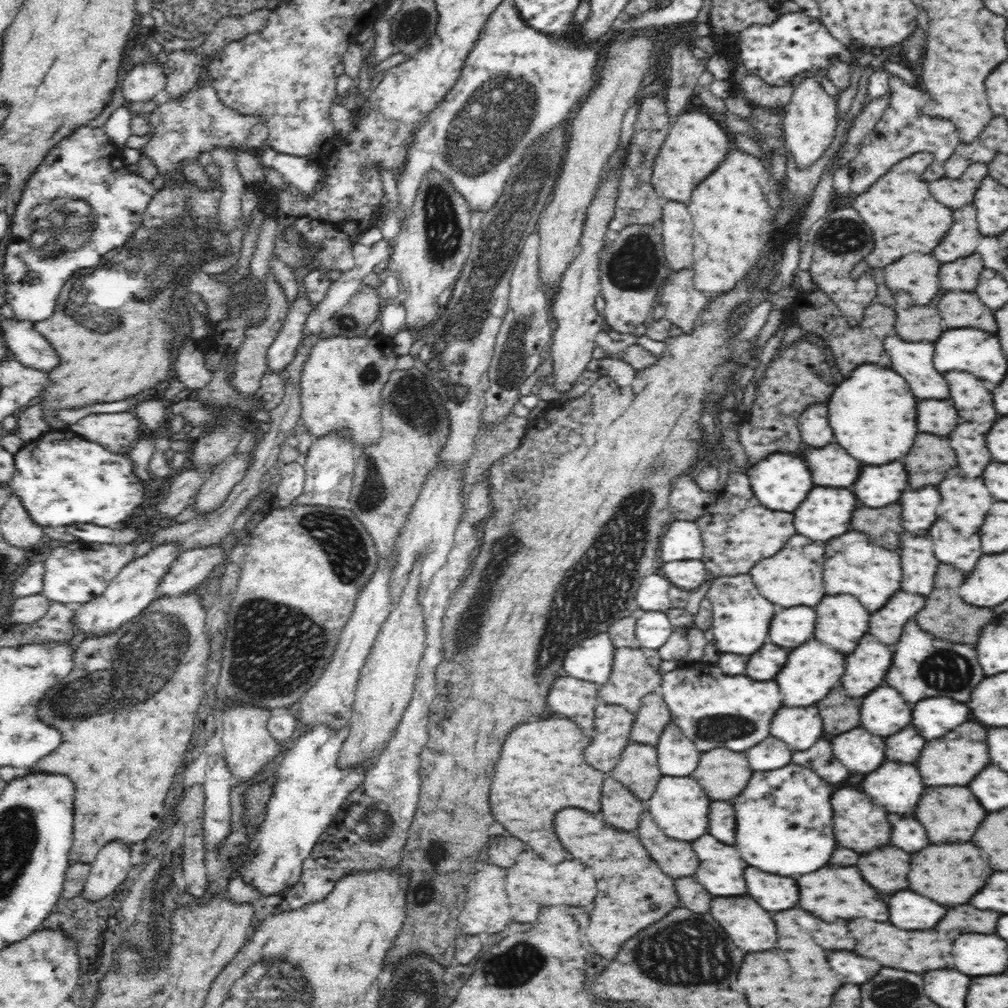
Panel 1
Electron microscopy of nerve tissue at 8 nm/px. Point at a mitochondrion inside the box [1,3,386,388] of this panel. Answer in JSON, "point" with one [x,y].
{"point":[65,220]}

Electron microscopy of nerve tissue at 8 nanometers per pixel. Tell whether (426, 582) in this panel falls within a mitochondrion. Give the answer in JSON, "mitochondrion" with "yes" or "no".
{"mitochondrion":"no"}

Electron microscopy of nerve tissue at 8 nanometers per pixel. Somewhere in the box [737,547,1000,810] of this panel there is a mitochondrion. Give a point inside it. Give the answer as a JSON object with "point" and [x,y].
{"point":[944,666]}

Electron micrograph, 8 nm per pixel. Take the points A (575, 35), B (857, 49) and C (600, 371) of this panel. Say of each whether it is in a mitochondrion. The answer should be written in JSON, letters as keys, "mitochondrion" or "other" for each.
{"A":"other","B":"other","C":"other"}

